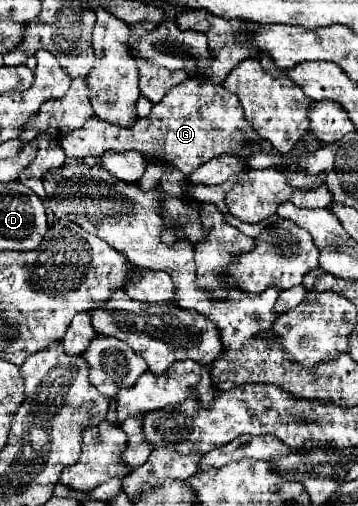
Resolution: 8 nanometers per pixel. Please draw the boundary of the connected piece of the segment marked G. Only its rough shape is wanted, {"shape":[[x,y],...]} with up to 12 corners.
{"shape":[[193,78],[119,128],[93,116],[69,158],[137,150],[185,176],[223,152],[273,150],[235,94]]}

